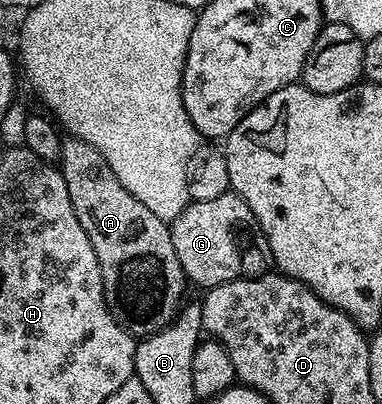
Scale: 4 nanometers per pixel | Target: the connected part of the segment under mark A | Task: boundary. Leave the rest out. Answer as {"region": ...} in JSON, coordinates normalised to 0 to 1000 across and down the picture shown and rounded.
{"region":[[[162,344],[157,418],[178,455],[188,525],[209,545],[209,564],[230,574],[251,644],[262,653],[262,693],[280,762],[314,807],[353,832],[403,827],[455,795],[482,755],[476,725],[492,715],[487,678],[461,644],[445,562],[406,535],[283,416],[283,396],[220,347]]]}

